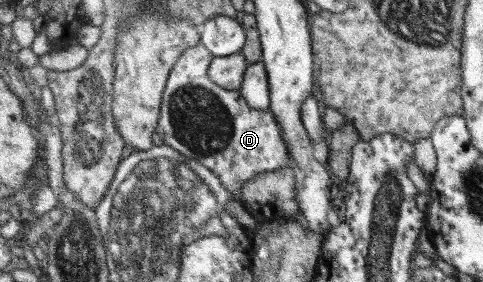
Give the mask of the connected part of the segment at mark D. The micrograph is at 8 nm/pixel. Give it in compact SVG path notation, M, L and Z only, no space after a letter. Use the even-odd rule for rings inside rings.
M203 43L186 49L179 57L162 97L162 119L157 132L163 143L213 170L226 188L240 198L243 184L259 172L295 167L295 163L275 113L271 109L255 109L240 90L223 89L211 81L213 60L215 55Z

